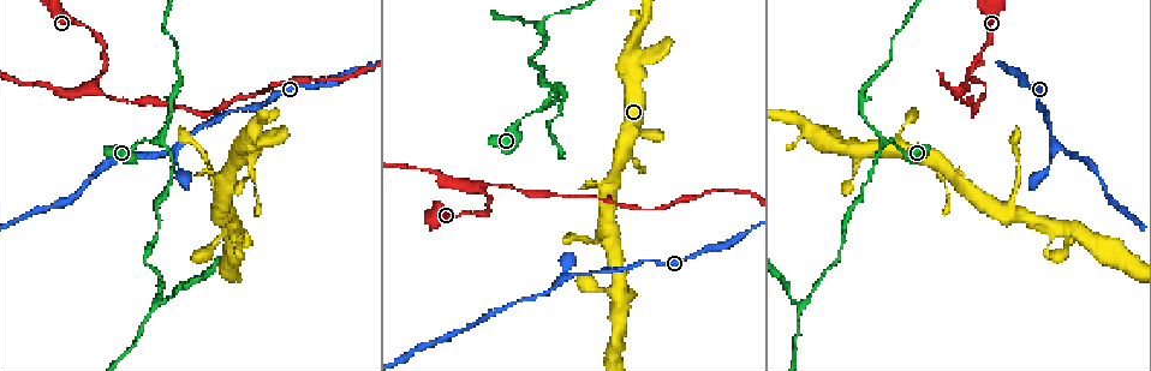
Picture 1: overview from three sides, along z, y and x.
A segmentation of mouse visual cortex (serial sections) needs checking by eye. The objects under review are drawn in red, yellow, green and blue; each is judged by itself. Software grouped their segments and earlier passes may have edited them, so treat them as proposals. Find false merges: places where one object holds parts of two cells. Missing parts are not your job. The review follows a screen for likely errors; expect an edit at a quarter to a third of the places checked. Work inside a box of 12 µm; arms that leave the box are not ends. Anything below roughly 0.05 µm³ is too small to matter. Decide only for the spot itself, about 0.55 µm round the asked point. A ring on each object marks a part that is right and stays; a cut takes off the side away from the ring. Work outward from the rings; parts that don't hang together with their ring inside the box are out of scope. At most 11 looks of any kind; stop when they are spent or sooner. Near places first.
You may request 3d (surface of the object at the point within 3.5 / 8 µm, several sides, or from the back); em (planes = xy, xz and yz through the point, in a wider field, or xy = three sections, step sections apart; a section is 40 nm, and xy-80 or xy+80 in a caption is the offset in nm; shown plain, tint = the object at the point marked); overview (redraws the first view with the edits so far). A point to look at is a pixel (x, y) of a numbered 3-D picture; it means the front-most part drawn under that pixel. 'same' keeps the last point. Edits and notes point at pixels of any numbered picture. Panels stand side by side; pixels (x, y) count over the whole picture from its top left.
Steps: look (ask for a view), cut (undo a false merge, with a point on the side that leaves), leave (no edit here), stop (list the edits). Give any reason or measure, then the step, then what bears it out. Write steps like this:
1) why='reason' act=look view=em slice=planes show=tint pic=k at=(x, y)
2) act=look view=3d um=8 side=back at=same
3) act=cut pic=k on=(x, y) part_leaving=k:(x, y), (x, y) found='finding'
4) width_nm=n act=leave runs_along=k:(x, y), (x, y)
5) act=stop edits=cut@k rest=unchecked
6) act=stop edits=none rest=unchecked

why='three-way junction' act=look view=3d um=3.5 pic=1 at=(570, 278)

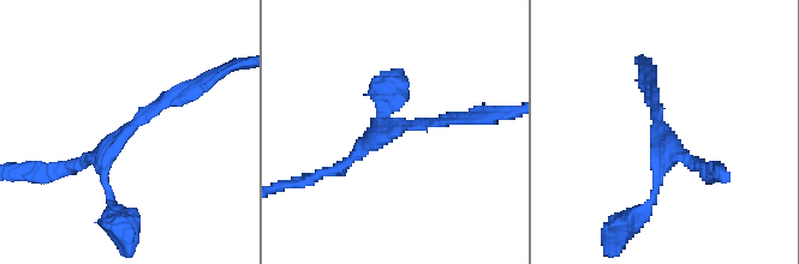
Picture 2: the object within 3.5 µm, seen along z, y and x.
arms=3 arm_widths_nm=100,150,150 act=look view=em slice=xy step=5 show=tint pic=2 at=(125, 129)

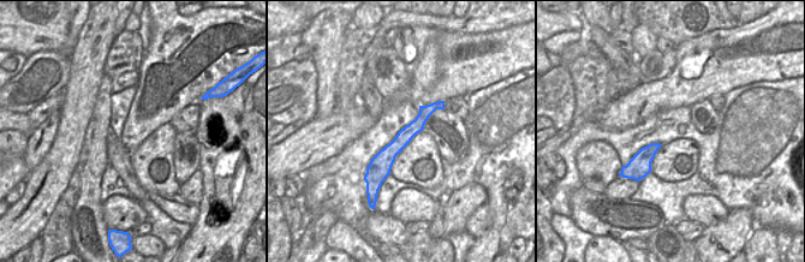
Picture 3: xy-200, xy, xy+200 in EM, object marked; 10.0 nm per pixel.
act=leave runs_along=3:(441, 103), (385, 158), (375, 179) found='all the same cell'

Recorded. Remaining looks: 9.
why='two arms in line, one across' act=look view=3d um=3.5 pic=1 at=(603, 233)

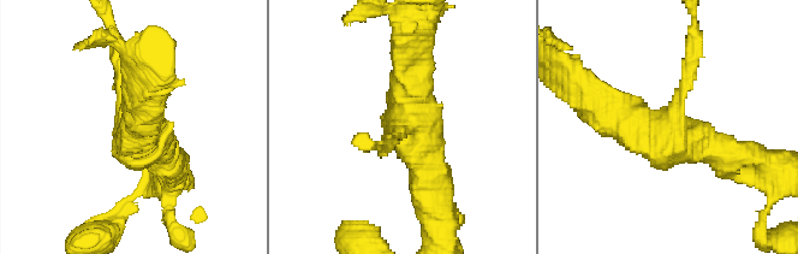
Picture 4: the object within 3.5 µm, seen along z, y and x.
act=look view=em slice=xy step=3 show=tint pic=4 at=(406, 124)

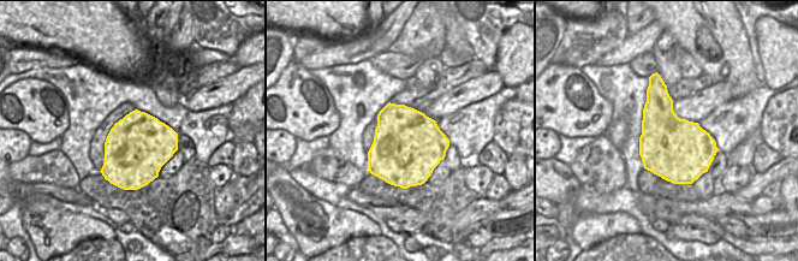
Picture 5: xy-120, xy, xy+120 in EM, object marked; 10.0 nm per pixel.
arm_widths_nm=200,400,450 act=cut pic=4 on=(113, 57) part_leaving=4:(679, 94), (695, 53), (695, 24) found='two cells meet here'

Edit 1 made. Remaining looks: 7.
why='a narrow waist' act=look view=3d um=3.5 pic=1 at=(880, 142)

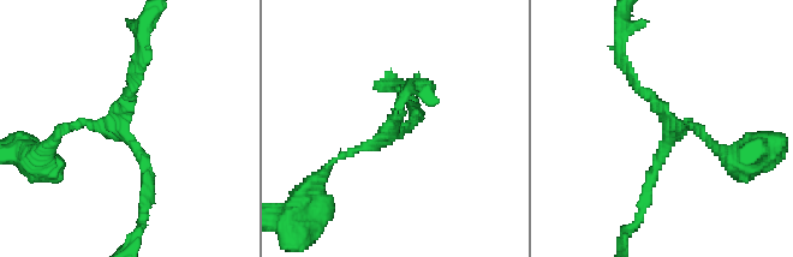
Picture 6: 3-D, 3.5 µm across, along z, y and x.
why='shape alone is not enough' act=look view=em slice=xy step=2 show=tint pic=6 at=(387, 132)

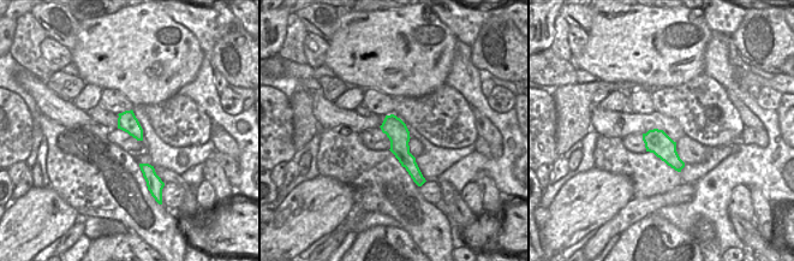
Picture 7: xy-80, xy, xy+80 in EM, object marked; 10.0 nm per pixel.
arm_widths_nm=100,150,150 act=leave runs_along=7:(388, 118), (418, 179) found='one cell here'

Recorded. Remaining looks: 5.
act=look view=3d um=3.5 pic=1 at=(93, 89)

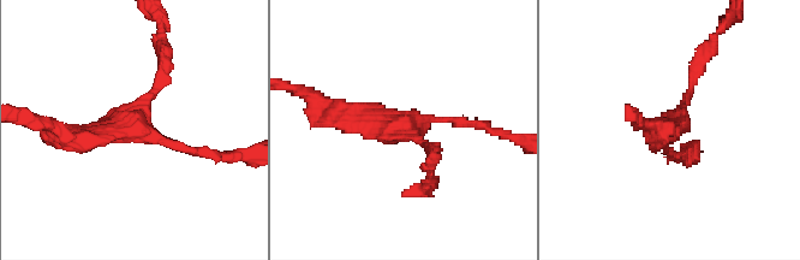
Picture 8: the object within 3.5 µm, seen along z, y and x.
arms=3 arm_widths_nm=100,150,300 why='now the EM' act=look view=em slice=xy step=3 show=tint pic=8 at=(405, 127)

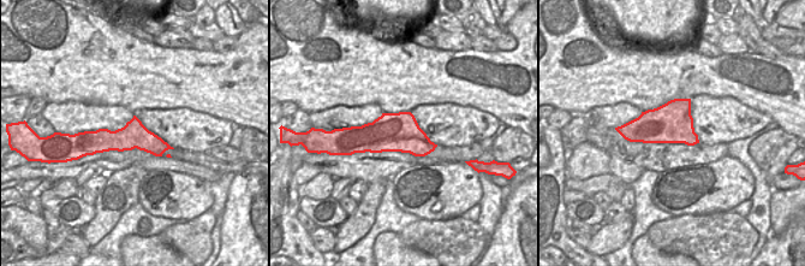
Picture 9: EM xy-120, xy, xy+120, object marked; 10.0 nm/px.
act=leave runs_along=8:(165, 55), (136, 123), (206, 152) found='all the same cell'

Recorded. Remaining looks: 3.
act=stop edits=cut@4 rest=unchecked

